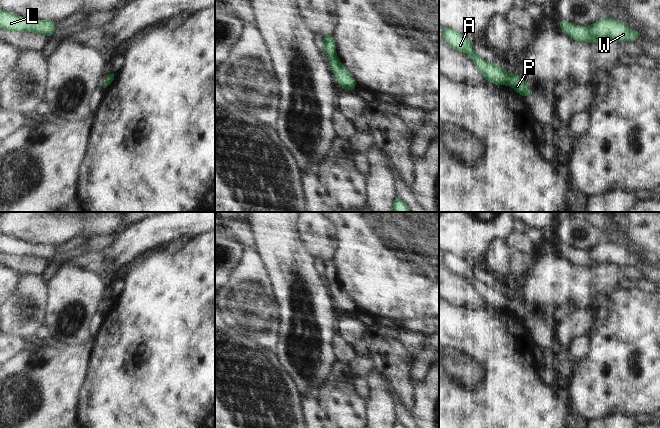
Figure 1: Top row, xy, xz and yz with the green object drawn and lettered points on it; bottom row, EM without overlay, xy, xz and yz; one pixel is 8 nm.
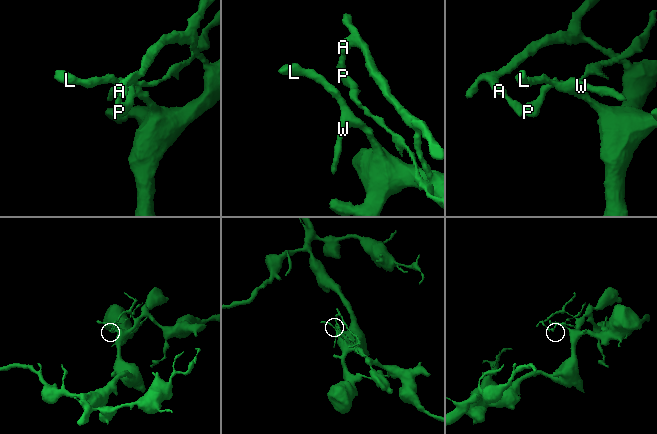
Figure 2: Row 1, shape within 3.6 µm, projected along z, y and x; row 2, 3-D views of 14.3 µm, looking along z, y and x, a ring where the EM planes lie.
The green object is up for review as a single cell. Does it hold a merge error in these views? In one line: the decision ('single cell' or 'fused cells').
fused cells

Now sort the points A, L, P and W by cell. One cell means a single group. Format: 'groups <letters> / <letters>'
groups A L W / P

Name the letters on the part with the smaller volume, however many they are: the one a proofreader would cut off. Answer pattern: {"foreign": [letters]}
{"foreign": ["P"]}

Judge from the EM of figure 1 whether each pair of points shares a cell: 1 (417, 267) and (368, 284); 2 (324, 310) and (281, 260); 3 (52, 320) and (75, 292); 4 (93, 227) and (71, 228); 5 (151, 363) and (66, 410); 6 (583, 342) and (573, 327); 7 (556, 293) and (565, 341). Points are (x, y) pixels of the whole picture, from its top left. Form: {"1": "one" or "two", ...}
{"1": "one", "2": "one", "3": "one", "4": "one", "5": "two", "6": "two", "7": "two"}

